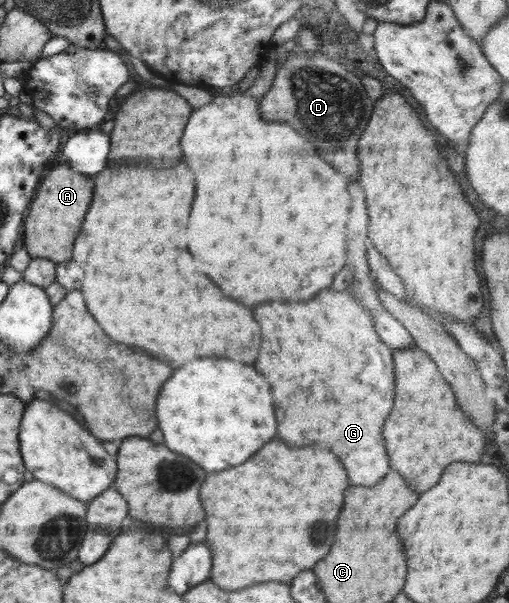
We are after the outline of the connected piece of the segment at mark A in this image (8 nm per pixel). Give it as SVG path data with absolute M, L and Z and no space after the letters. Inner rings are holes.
M66 162L49 170L42 178L35 200L30 203L21 231L24 248L32 258L43 257L56 264L72 259L72 249L89 209L93 191L94 179L89 179L87 174L73 171Z

